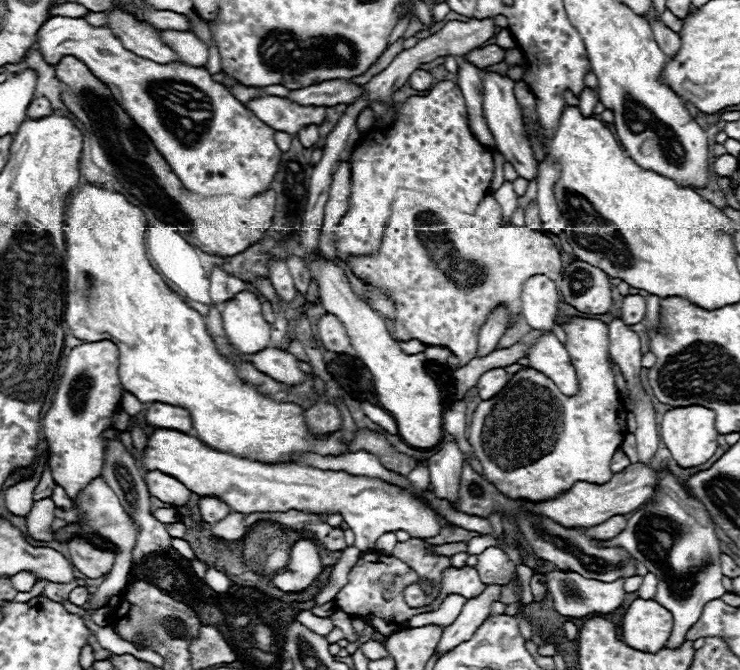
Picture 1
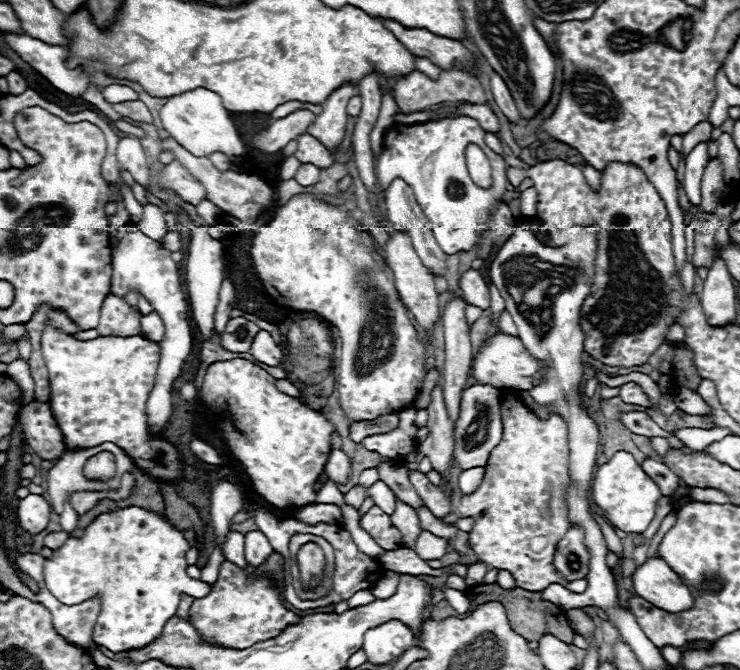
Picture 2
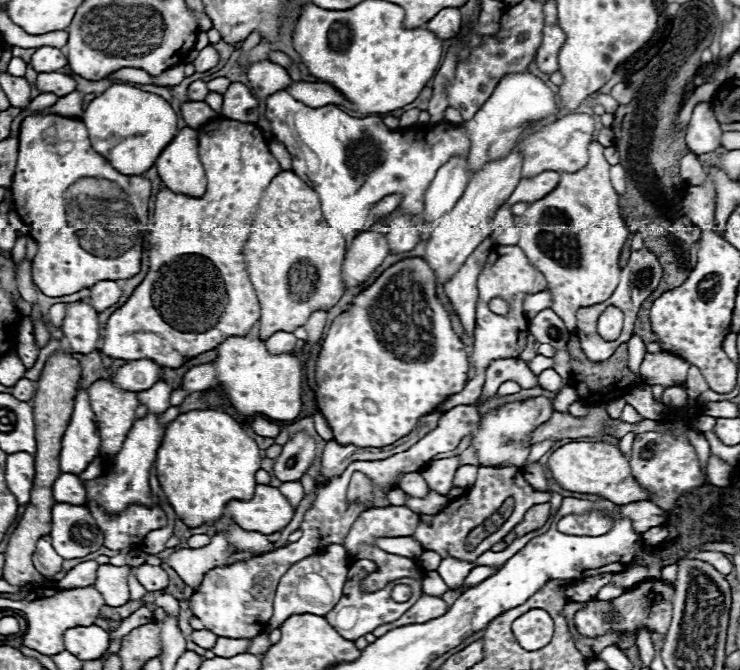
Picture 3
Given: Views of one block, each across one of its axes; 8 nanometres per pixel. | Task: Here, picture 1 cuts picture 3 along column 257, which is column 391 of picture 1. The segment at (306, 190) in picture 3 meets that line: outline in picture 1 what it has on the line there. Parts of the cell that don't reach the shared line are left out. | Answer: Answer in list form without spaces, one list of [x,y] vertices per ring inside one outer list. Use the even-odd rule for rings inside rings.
[[[400,190],[392,204],[392,216],[384,228],[384,242],[378,256],[360,256],[350,262],[350,270],[364,280],[386,288],[396,302],[394,334],[400,340],[418,340],[428,346],[448,348],[460,362],[468,364],[476,356],[480,326],[488,320],[490,312],[500,304],[508,308],[516,320],[522,310],[520,292],[530,276],[542,274],[550,280],[560,280],[564,266],[558,246],[542,232],[528,228],[514,228],[502,222],[502,208],[492,194],[488,194],[474,214],[464,214],[446,208],[440,200],[412,190]]]

